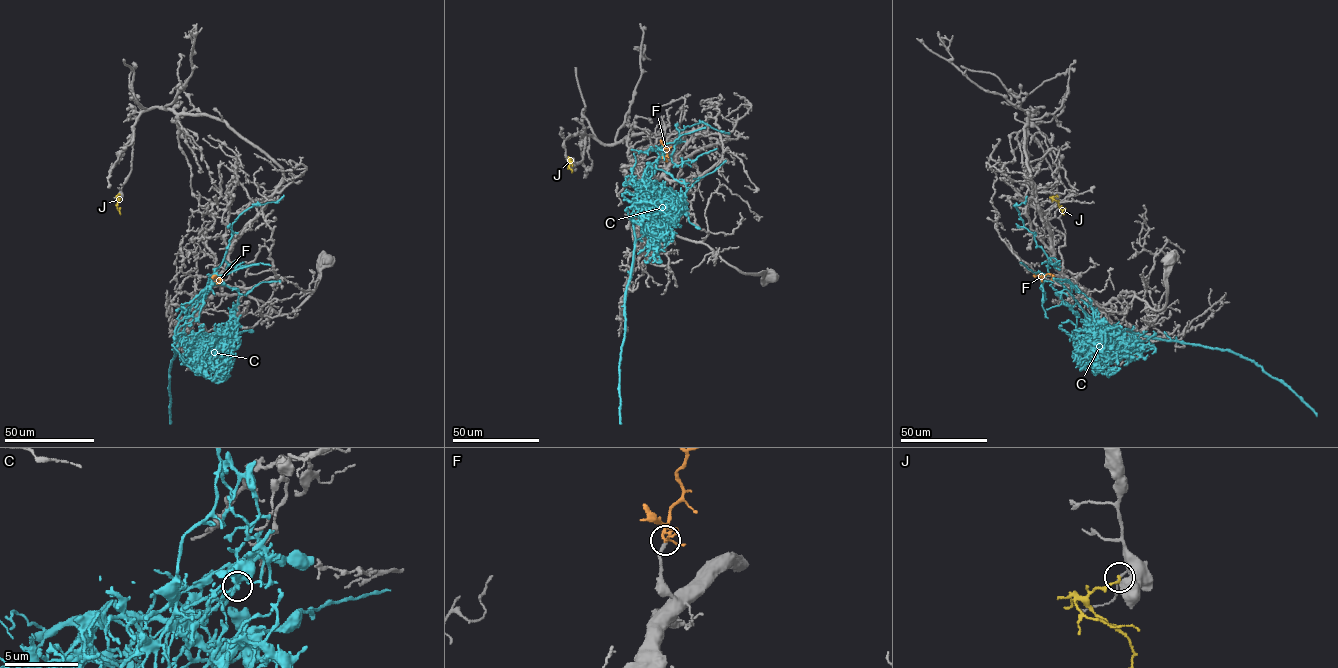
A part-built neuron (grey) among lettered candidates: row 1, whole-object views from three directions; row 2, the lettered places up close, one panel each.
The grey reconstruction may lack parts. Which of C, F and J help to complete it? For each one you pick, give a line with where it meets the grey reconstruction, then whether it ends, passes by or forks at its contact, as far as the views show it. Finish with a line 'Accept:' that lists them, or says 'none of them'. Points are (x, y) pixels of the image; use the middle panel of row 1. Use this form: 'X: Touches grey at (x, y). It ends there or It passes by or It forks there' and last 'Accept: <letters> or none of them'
F: Touches grey at (665, 160). It passes by
Accept: F

